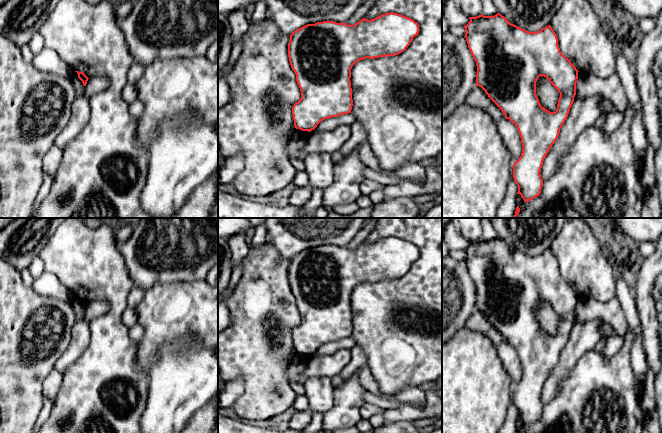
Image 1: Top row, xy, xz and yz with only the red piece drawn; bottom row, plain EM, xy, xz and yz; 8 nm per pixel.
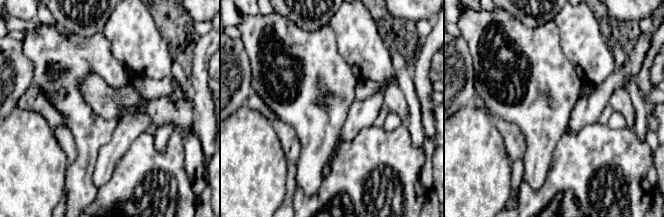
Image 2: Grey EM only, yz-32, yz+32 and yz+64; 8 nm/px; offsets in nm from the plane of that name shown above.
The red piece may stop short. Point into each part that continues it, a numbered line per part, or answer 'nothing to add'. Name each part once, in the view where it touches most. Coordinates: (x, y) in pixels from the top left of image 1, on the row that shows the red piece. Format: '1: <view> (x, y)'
nothing to add

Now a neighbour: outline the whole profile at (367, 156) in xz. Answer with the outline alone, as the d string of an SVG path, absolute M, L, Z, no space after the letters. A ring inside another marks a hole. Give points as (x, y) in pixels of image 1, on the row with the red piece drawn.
M367 141L362 142L356 149L359 151L361 161L368 168L371 168L379 173L386 173L380 168L379 161Z

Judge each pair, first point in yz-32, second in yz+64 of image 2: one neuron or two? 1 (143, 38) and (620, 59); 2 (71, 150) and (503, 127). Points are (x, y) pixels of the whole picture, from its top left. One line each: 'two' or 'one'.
1: two
2: one

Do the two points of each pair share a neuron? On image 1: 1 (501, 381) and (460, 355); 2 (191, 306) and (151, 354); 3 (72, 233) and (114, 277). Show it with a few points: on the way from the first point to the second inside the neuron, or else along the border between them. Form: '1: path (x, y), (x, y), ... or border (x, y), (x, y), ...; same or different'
1: path (491, 381), (486, 381), (470, 365); same
2: path (179, 318), (155, 342); same
3: path (81, 244), (103, 266); same

